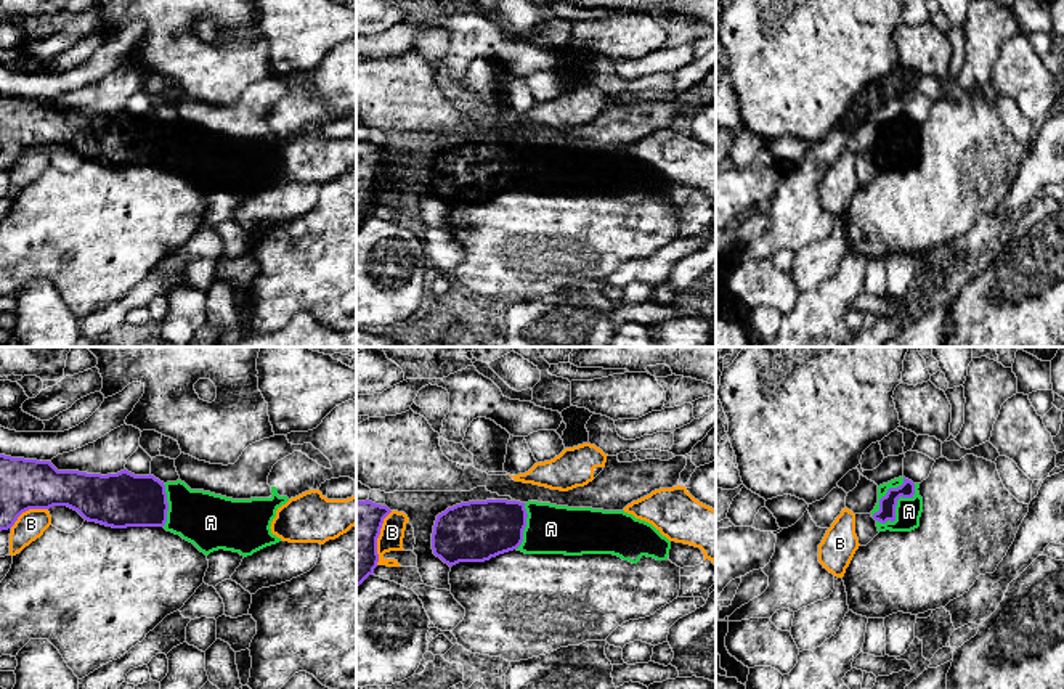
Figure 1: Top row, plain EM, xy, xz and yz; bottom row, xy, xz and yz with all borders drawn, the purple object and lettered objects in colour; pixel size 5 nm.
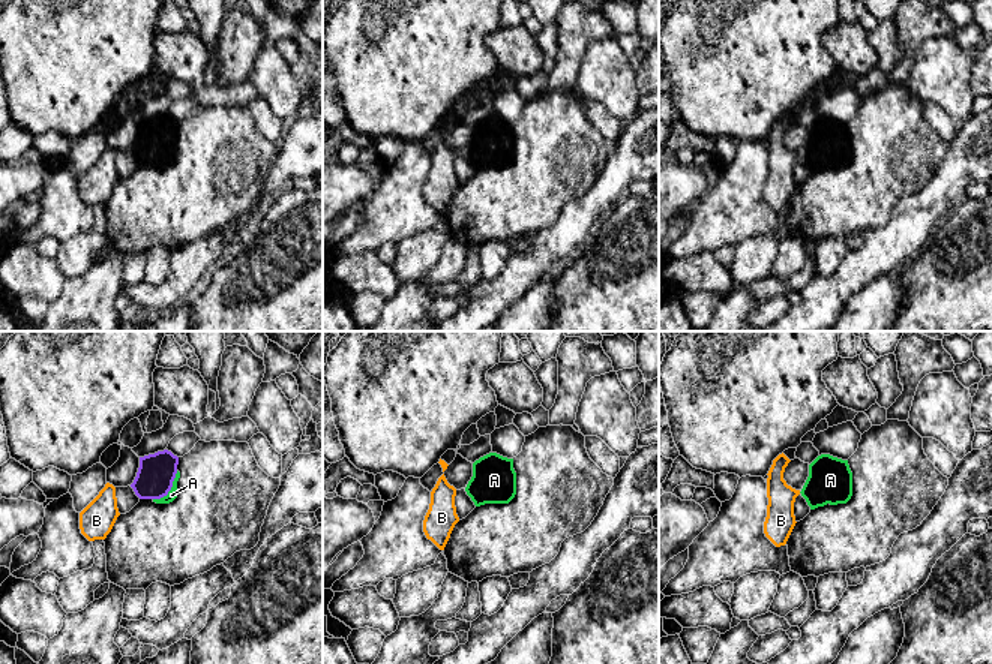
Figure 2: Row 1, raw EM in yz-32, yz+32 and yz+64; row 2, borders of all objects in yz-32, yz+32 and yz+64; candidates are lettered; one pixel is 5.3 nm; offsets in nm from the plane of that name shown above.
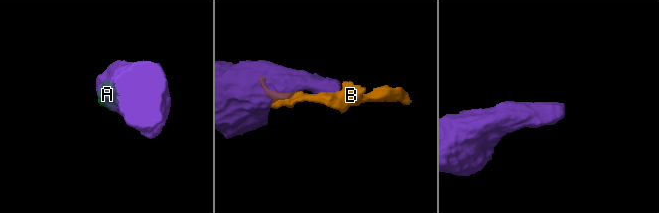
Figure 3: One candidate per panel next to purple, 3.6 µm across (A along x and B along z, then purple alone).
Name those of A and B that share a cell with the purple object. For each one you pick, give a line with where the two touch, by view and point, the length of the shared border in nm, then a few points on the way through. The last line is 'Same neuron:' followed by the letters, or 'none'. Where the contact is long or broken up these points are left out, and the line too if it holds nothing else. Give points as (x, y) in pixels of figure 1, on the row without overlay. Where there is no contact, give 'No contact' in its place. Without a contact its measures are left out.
A: Touches purple at yz (896, 145). Shared border 280 nm. Path across: yz (888, 143), (896, 145), (902, 151), (909, 151)
Same neuron: A

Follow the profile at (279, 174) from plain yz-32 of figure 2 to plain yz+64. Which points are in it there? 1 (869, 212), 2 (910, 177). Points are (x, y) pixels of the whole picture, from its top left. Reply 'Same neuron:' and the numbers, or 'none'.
Same neuron: none

